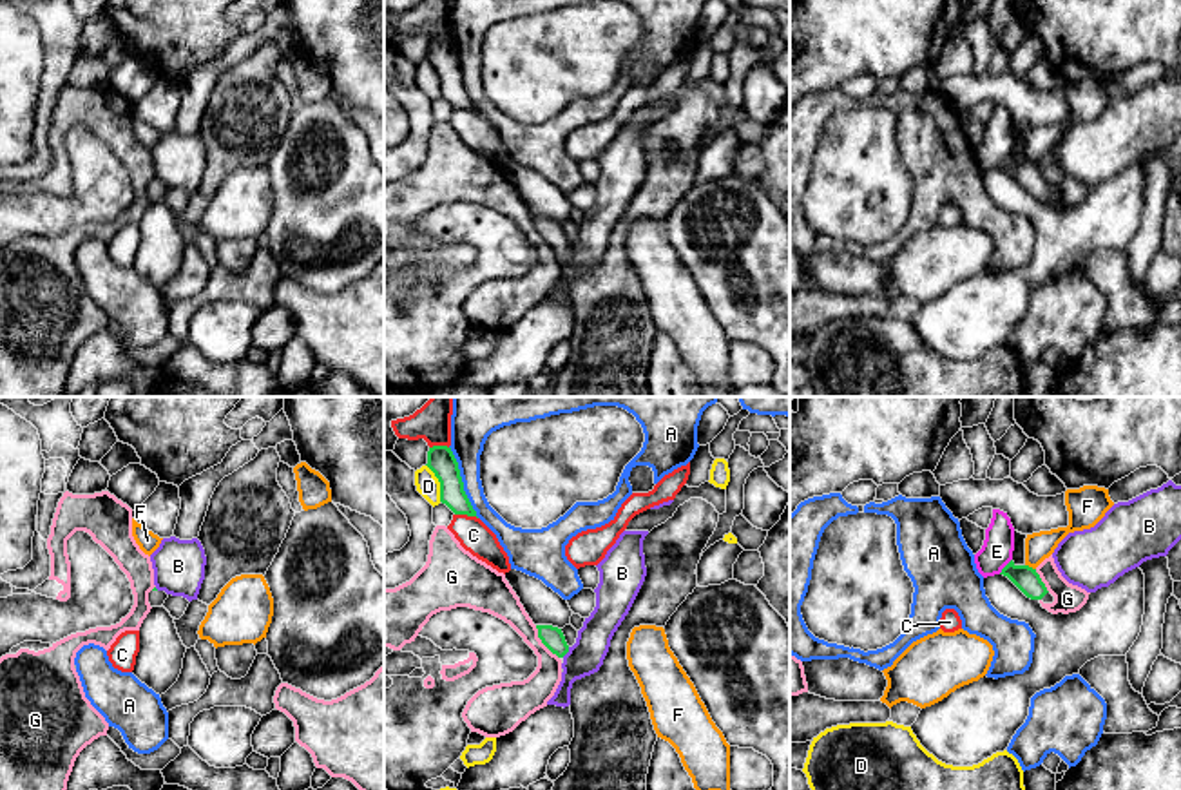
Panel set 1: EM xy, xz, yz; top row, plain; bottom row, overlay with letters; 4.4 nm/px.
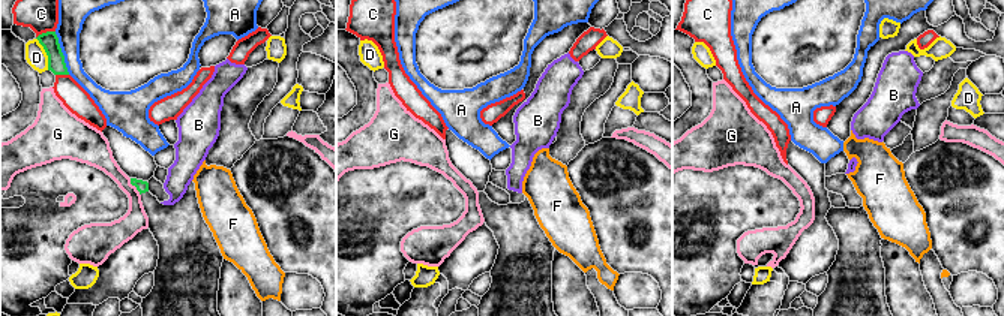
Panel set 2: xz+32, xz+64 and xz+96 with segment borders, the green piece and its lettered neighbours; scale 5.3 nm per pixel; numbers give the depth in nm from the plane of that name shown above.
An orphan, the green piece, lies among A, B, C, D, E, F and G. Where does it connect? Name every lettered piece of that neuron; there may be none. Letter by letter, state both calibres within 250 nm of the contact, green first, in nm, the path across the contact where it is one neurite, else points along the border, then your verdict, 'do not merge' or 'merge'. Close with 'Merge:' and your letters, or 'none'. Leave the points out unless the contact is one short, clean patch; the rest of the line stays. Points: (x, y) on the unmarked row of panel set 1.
A: 120/180 nm | do not merge
B: 100/160 nm | along xz (569, 241), (562, 250) | do not merge
C: 120/140 nm | do not merge
D: 120/100 nm | along xz (426, 58), (439, 77), (441, 95) | do not merge
E: 110/140 nm | along yz (1011, 153), (998, 167) | do not merge
F: 110/130 nm | do not merge
G: 100/150 nm | do not merge
Merge: none

